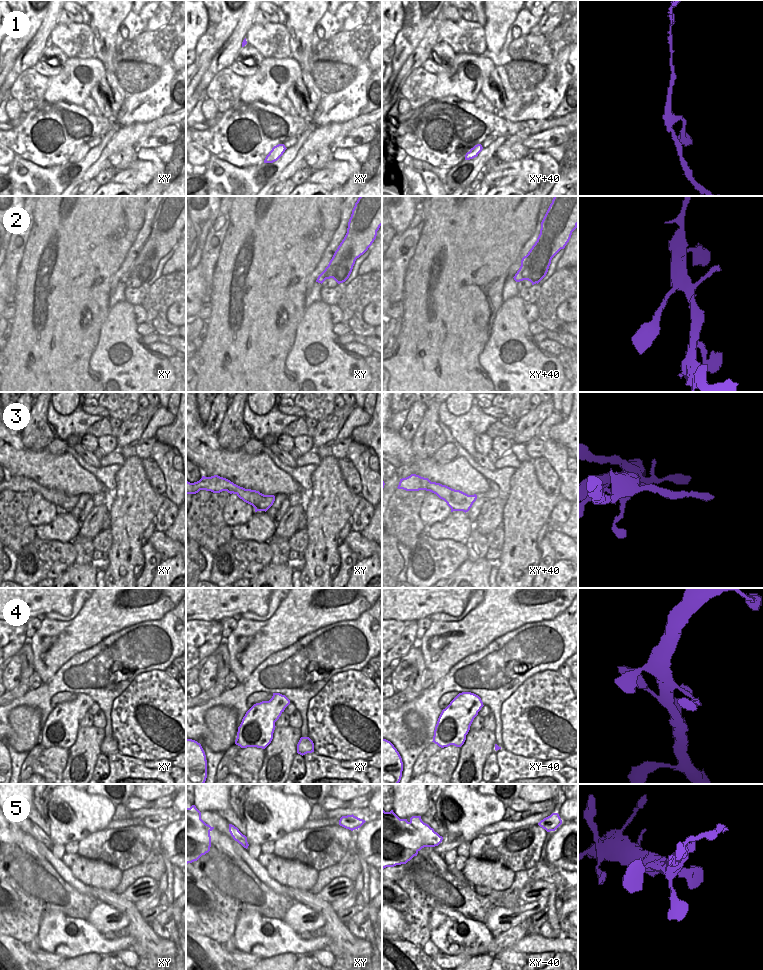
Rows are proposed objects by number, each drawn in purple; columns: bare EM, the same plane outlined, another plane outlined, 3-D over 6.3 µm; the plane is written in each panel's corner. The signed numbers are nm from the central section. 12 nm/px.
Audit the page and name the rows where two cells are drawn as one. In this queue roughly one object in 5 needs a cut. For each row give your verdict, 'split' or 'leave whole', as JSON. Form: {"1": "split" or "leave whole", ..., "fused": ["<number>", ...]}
{"1": "leave whole", "2": "leave whole", "3": "leave whole", "4": "leave whole", "5": "leave whole", "fused": []}

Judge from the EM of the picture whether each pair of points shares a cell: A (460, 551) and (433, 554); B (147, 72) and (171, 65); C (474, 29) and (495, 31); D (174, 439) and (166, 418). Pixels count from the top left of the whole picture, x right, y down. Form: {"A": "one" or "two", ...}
{"A": "one", "B": "two", "C": "two", "D": "two"}

